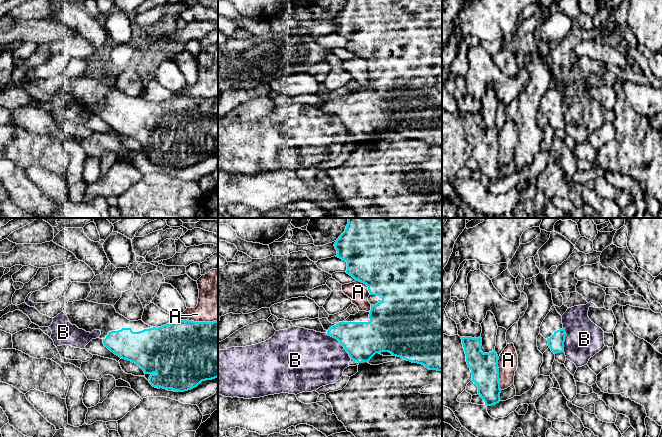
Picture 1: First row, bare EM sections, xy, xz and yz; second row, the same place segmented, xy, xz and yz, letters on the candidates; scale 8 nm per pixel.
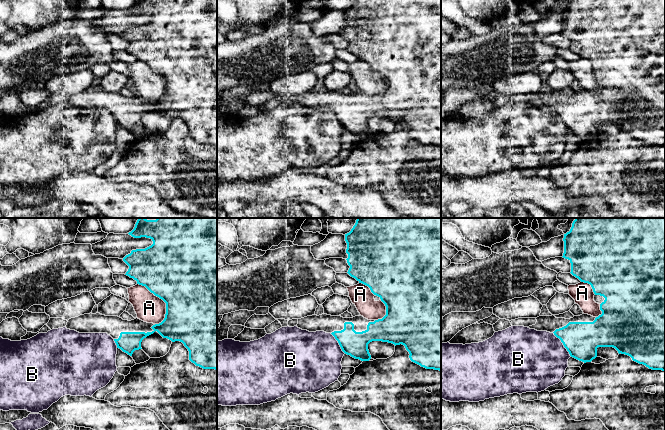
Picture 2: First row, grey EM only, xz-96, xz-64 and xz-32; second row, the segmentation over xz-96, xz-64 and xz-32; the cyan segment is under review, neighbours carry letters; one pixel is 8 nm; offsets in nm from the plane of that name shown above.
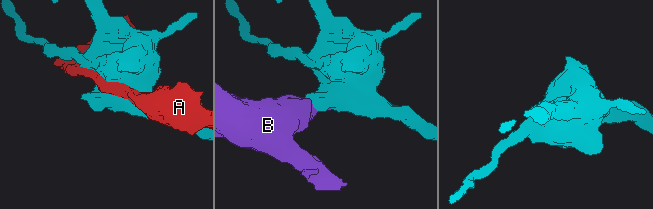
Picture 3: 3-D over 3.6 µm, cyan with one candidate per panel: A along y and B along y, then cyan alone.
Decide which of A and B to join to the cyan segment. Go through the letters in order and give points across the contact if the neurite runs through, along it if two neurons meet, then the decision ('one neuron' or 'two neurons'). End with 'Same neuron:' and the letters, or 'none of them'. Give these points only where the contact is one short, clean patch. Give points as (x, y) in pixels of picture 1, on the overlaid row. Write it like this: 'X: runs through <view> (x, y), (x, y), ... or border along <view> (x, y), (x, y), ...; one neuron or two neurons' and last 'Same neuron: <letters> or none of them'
A: two neurons
B: two neurons
Same neuron: none of them

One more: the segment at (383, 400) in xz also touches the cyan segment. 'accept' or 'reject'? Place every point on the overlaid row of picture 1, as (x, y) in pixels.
reject

